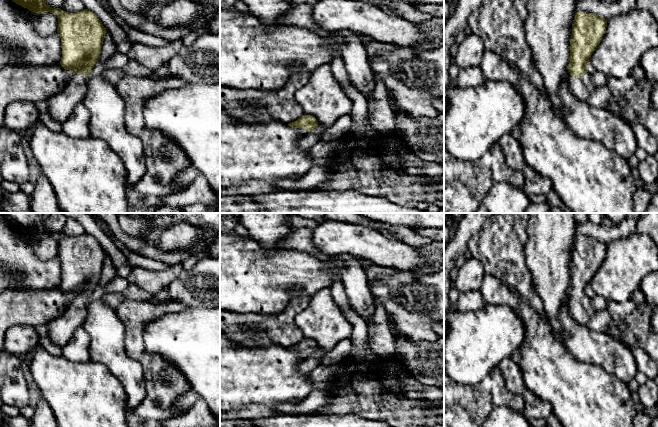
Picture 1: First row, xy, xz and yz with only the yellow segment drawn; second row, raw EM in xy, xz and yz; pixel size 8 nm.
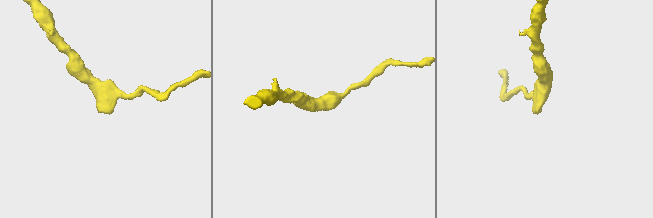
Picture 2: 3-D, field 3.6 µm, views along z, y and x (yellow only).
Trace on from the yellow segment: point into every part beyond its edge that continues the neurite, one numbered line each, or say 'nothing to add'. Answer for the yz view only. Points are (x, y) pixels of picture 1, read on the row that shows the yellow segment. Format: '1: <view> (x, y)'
1: yz (581, 88)

